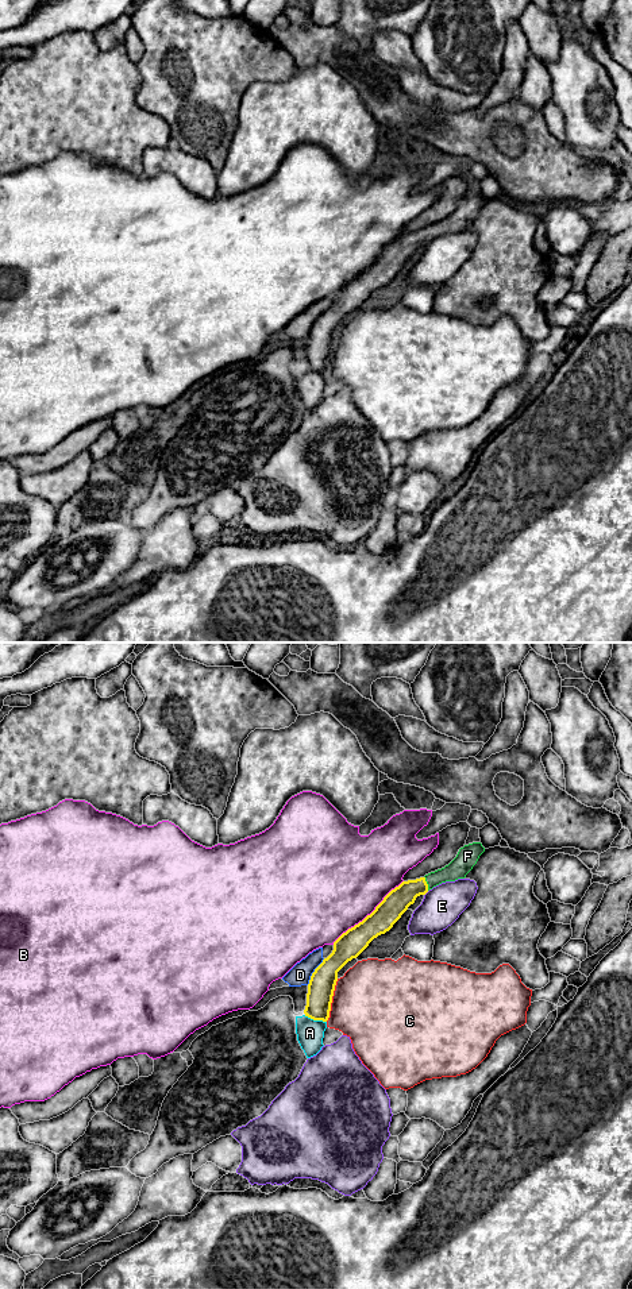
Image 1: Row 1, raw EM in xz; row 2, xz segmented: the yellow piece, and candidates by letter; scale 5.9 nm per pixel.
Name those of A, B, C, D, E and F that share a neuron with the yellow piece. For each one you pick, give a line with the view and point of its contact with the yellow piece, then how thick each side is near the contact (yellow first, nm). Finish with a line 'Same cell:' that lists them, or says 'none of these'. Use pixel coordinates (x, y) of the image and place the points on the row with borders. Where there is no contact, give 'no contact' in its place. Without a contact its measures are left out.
F: meets yellow in xz at (426, 883); 150 nm thick on the yellow side, 120 nm on the other
Same cell: F

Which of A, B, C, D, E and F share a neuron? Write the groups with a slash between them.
A / B / C / D / E / F

